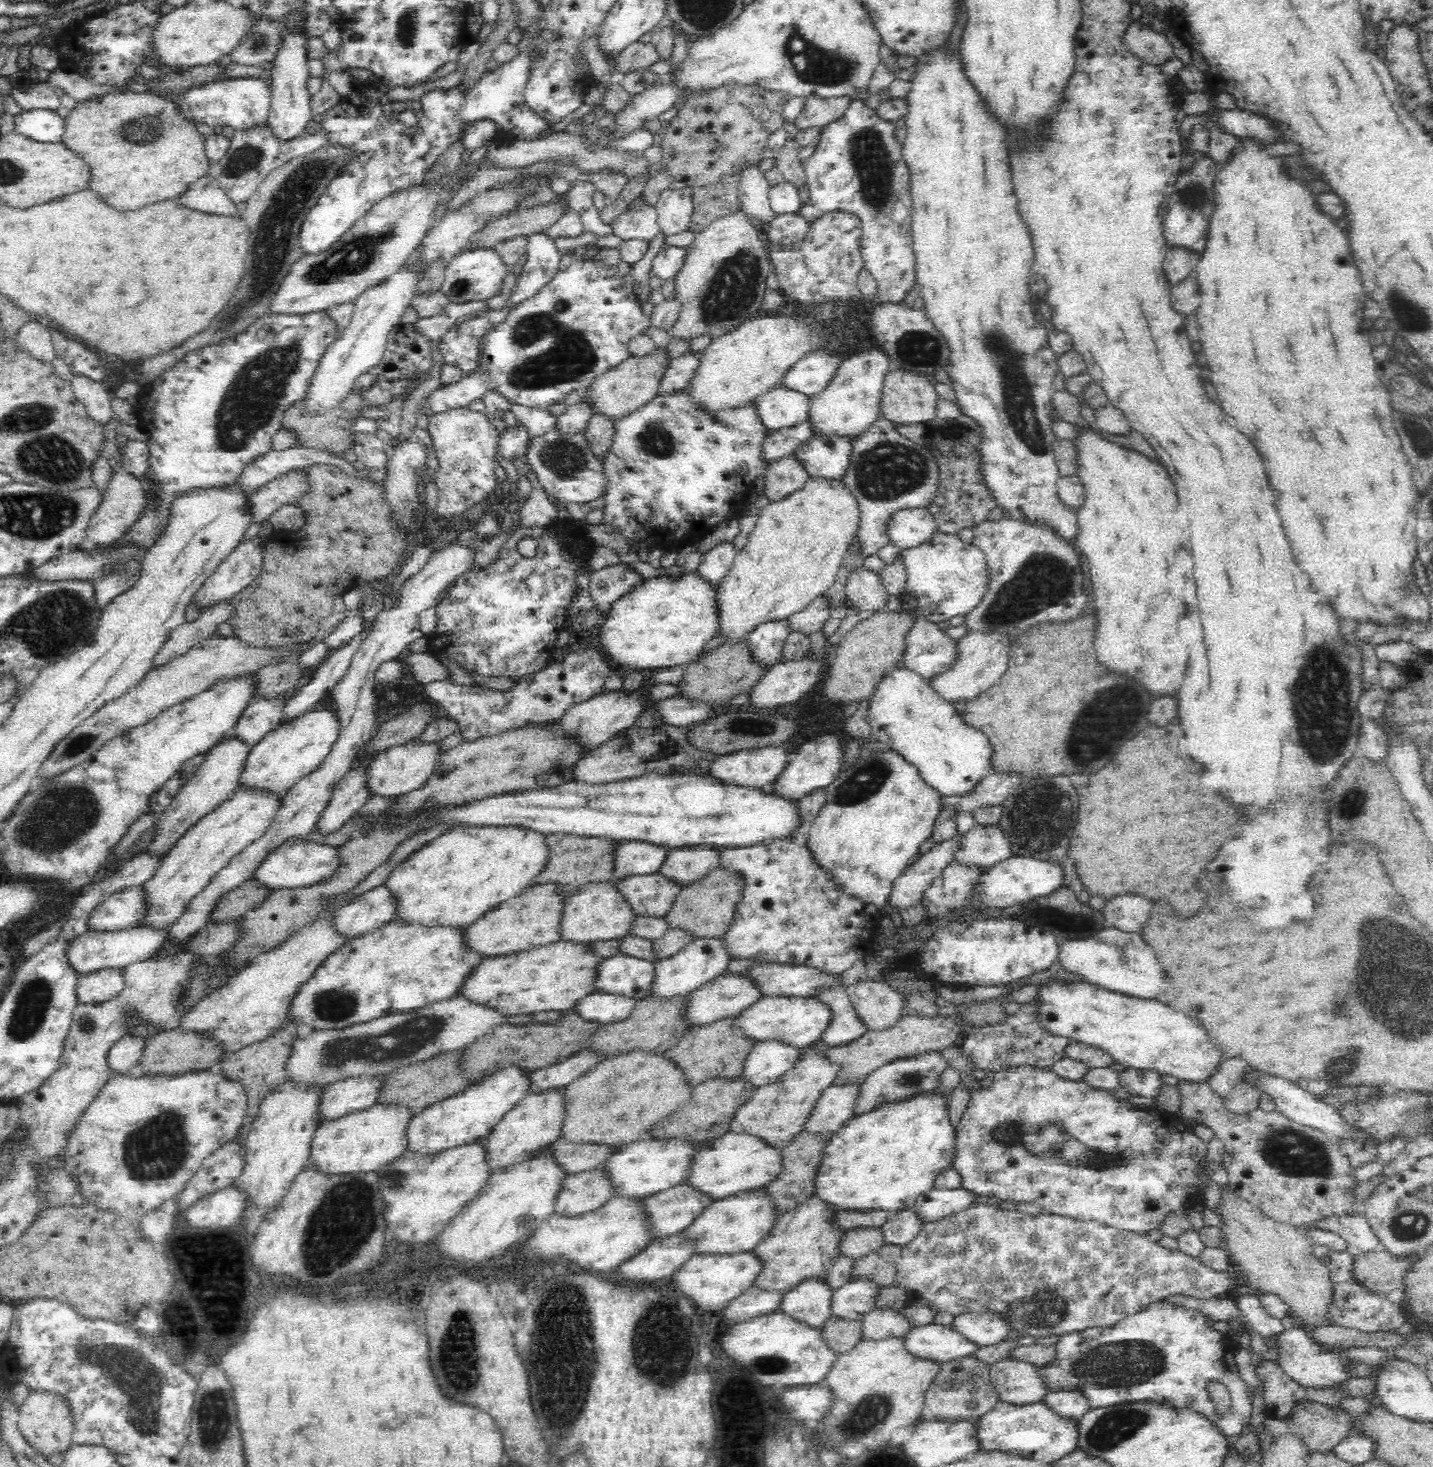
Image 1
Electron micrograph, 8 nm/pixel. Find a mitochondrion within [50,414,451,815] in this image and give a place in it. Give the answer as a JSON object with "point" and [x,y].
{"point":[78,744]}

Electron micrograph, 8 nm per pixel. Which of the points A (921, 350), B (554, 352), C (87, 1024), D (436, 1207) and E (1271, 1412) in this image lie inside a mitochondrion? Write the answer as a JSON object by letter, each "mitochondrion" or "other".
{"A":"mitochondrion","B":"mitochondrion","C":"mitochondrion","D":"other","E":"other"}

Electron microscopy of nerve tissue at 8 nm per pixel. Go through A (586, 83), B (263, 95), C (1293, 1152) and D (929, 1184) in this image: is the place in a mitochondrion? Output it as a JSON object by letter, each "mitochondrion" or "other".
{"A":"other","B":"other","C":"mitochondrion","D":"other"}

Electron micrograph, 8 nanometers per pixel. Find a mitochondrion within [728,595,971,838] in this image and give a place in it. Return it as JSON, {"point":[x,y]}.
{"point":[864,782]}

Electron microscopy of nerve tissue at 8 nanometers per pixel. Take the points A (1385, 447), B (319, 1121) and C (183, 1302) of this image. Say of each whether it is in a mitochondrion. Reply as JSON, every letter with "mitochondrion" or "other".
{"A":"other","B":"other","C":"other"}

